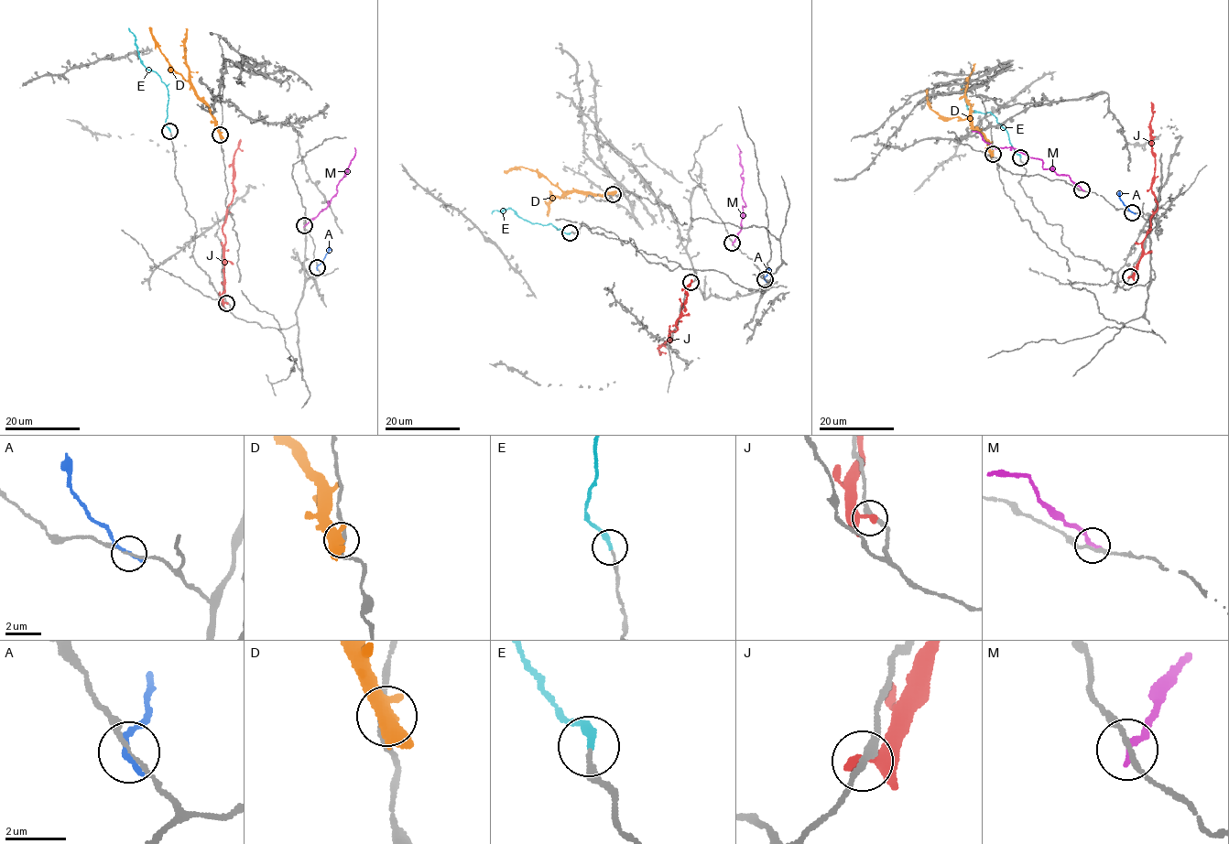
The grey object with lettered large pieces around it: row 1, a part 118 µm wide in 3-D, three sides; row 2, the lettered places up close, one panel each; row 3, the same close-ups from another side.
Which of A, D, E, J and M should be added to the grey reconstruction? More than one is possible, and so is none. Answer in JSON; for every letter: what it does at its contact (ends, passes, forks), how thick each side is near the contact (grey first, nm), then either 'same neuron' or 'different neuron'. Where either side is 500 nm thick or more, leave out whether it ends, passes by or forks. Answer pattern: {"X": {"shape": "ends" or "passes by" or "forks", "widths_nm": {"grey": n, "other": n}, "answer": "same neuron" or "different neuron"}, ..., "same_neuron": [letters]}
{"A": {"shape": "ends", "widths_nm": {"grey": 110, "other": 240}, "answer": "different neuron"}, "D": {"widths_nm": {"grey": 160, "other": 500}, "answer": "different neuron"}, "E": {"shape": "ends", "widths_nm": {"grey": 160, "other": 300}, "answer": "same neuron"}, "J": {"shape": "ends", "widths_nm": {"grey": 260, "other": 360}, "answer": "different neuron"}, "M": {"shape": "ends", "widths_nm": {"grey": 160, "other": 220}, "answer": "different neuron"}, "same_neuron": ["E"]}

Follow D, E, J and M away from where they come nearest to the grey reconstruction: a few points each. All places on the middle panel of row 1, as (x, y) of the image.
D: (613, 194), (594, 196), (565, 192), (542, 176), (520, 167), (505, 173)
E: (570, 232), (558, 230), (550, 223), (530, 223), (510, 208), (501, 212), (495, 210), (492, 213)
J: (690, 282), (675, 321), (677, 329), (668, 331), (670, 340), (658, 349), (660, 353)
M: (732, 243), (741, 230), (742, 206), (745, 205), (741, 189), (744, 182), (740, 176), (741, 152), (736, 144)

